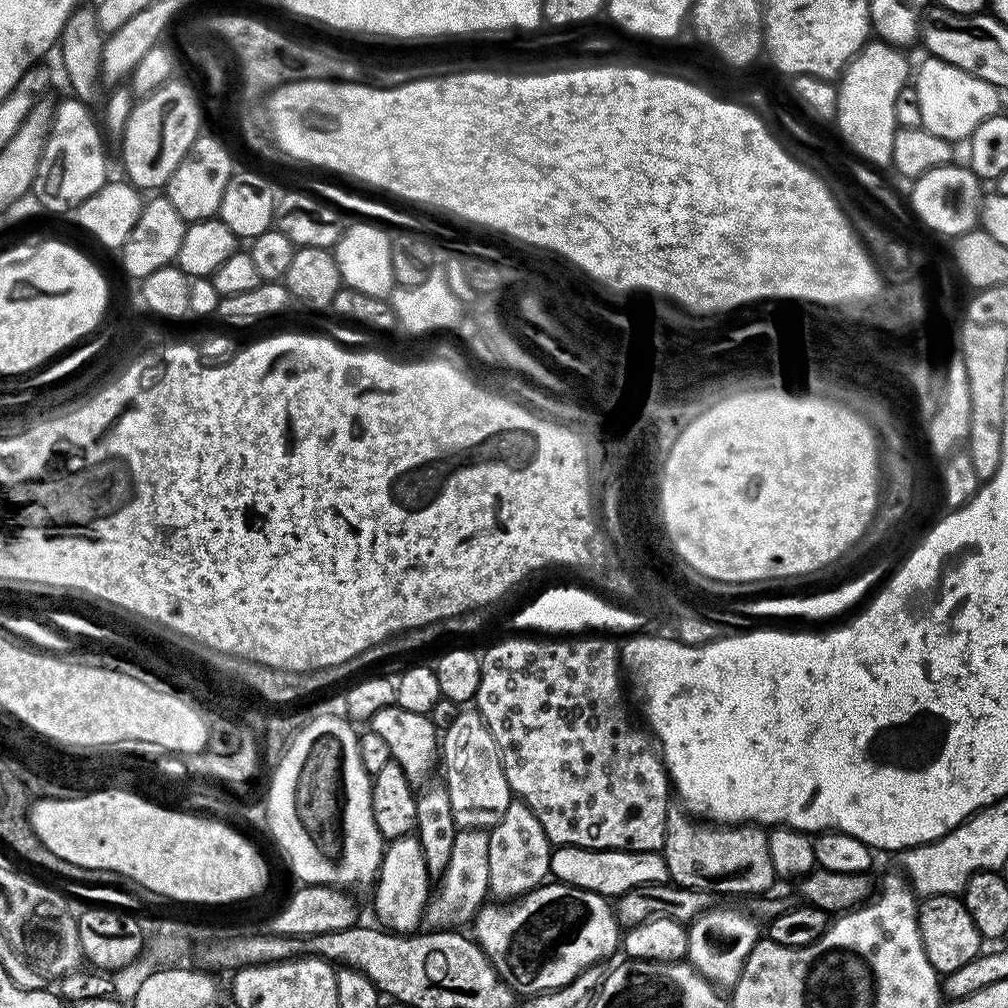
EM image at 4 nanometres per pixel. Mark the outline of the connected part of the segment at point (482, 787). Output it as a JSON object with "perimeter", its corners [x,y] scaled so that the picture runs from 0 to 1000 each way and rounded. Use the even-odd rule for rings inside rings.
{"perimeter":[[[456,704],[438,726],[438,758],[440,754],[440,774],[446,800],[453,809],[453,822],[479,822],[489,820],[489,812],[496,812],[505,805],[510,794],[508,782],[502,776],[500,755],[492,740],[492,733],[484,727],[484,721],[476,707],[471,704]],[[458,806],[485,806],[484,810],[458,810]]]}

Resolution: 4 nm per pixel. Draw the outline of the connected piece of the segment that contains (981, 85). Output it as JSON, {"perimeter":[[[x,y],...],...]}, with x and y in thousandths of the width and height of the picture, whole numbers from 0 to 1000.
{"perimeter":[[[922,55],[920,59],[915,61],[913,68],[910,71],[908,68],[907,71],[907,84],[911,91],[911,105],[914,106],[916,130],[941,141],[949,141],[948,139],[959,140],[966,128],[974,121],[978,121],[978,117],[987,115],[993,110],[993,92],[985,83],[979,83],[976,79],[966,77],[961,71],[955,71],[950,65],[939,63],[938,60],[933,60],[927,55]]]}

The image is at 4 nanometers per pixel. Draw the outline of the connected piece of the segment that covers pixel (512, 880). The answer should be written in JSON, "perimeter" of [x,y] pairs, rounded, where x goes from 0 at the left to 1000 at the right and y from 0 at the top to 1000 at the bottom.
{"perimeter":[[[509,801],[499,812],[491,814],[484,830],[485,835],[485,879],[484,884],[490,890],[497,889],[495,892],[500,895],[507,894],[509,891],[520,889],[528,885],[531,881],[541,876],[545,872],[544,864],[548,861],[548,845],[544,832],[540,830],[538,819],[528,809],[523,801]]]}

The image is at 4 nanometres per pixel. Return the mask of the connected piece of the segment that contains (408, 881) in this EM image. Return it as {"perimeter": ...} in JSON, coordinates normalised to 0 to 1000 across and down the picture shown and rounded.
{"perimeter":[[[412,828],[397,829],[384,834],[381,850],[377,853],[373,881],[373,913],[378,922],[390,927],[409,927],[418,920],[421,901],[427,890],[427,870],[419,839]]]}

